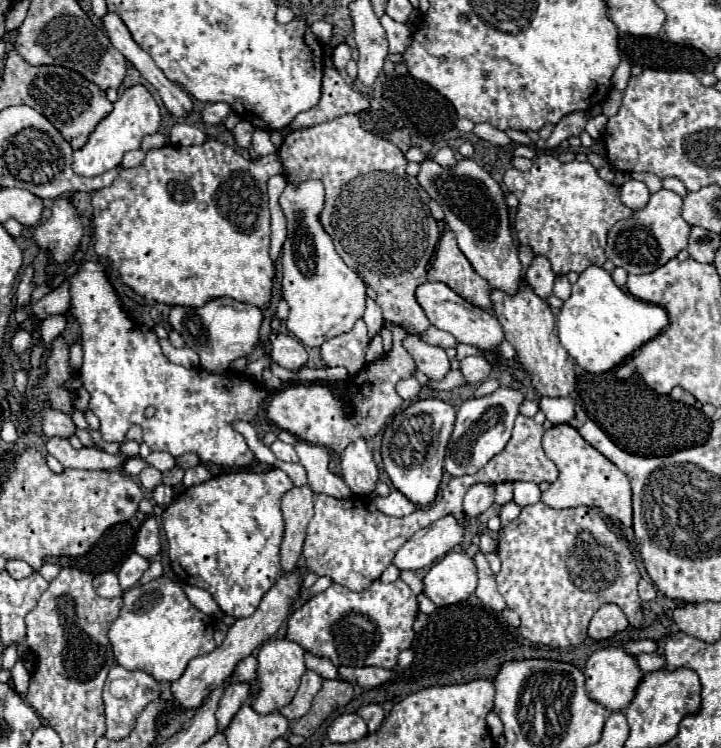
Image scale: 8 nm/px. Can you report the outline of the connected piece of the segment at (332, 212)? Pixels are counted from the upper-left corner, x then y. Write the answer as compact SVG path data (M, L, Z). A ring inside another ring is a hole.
M355 114L339 116L331 122L323 122L311 128L293 130L283 138L283 144L277 148L277 154L283 164L283 176L287 182L301 184L307 180L321 180L325 186L325 206L319 214L319 222L325 232L331 236L337 254L343 262L359 272L365 282L367 296L381 308L385 322L401 326L409 332L423 334L431 324L415 298L417 286L427 282L427 266L435 252L439 240L439 228L427 208L427 192L417 184L415 178L405 174L405 156L403 152L375 134L361 128Z

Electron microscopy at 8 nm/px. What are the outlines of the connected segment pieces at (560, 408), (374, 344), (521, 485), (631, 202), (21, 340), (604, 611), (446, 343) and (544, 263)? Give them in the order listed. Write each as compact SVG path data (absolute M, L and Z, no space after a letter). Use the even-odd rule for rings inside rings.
M541 398L539 408L553 424L567 424L575 416L573 398Z
M377 332L377 334L375 334L375 338L371 340L371 344L369 344L369 348L367 348L365 362L367 362L367 364L371 364L371 362L375 362L379 356L381 356L381 332Z
M515 482L513 484L513 502L517 502L519 506L537 504L539 498L541 498L541 490L537 484L533 484L533 482Z
M627 180L621 186L621 202L631 208L631 210L641 210L647 206L651 194L647 190L647 186L639 180Z
M19 330L13 338L13 350L15 352L25 352L31 346L33 346L33 334L27 332L27 330Z
M603 604L591 618L589 636L595 640L605 640L605 638L611 638L613 634L625 630L627 626L629 626L627 616L623 614L623 610L617 604Z
M431 326L425 334L423 334L423 340L429 342L429 344L435 344L435 346L441 346L441 348L449 348L449 346L457 346L457 340L449 334L449 332L443 332L435 326Z
M535 256L531 266L527 268L525 280L533 286L533 290L537 292L537 296L541 298L549 298L553 294L553 280L555 274L551 270L551 264L545 256Z

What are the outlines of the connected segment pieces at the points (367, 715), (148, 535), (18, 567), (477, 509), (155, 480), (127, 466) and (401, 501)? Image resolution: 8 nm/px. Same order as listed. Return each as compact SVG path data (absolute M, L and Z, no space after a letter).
M379 704L361 706L361 708L357 710L357 714L365 720L365 724L369 726L369 732L375 732L375 730L381 726L383 718L385 718L385 712L383 712L383 708L381 708Z
M149 516L139 532L137 532L137 544L135 552L143 558L153 558L161 550L161 540L159 540L159 522L155 516Z
M7 560L7 568L5 570L17 580L27 578L33 572L33 568L27 562L23 562L23 560Z
M475 484L469 488L463 500L463 510L469 518L479 518L493 504L493 484Z
M145 468L145 470L139 474L139 482L143 484L143 488L153 490L155 486L161 484L161 472L155 470L155 468Z
M129 458L129 460L123 464L121 470L123 470L125 474L129 474L129 476L135 478L135 476L145 468L145 466L147 466L147 464L145 464L143 460L139 460L139 458Z
M393 490L387 498L375 496L373 502L375 502L375 506L377 506L381 512L385 512L387 516L407 516L407 514L411 514L411 512L417 508L417 506L415 506L407 496L403 496L399 490Z

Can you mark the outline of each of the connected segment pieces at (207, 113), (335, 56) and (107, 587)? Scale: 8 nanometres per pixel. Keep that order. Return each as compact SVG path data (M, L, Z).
M217 102L217 104L209 104L205 110L201 110L201 120L203 124L207 126L215 126L215 124L221 124L225 122L225 118L229 116L229 106L223 104L223 102Z
M345 43L339 44L332 53L332 61L337 70L345 70L347 62L351 60L351 48Z
M103 572L99 576L95 576L93 586L97 588L97 594L103 598L115 598L115 596L123 596L123 588L119 586L117 574L115 572Z

